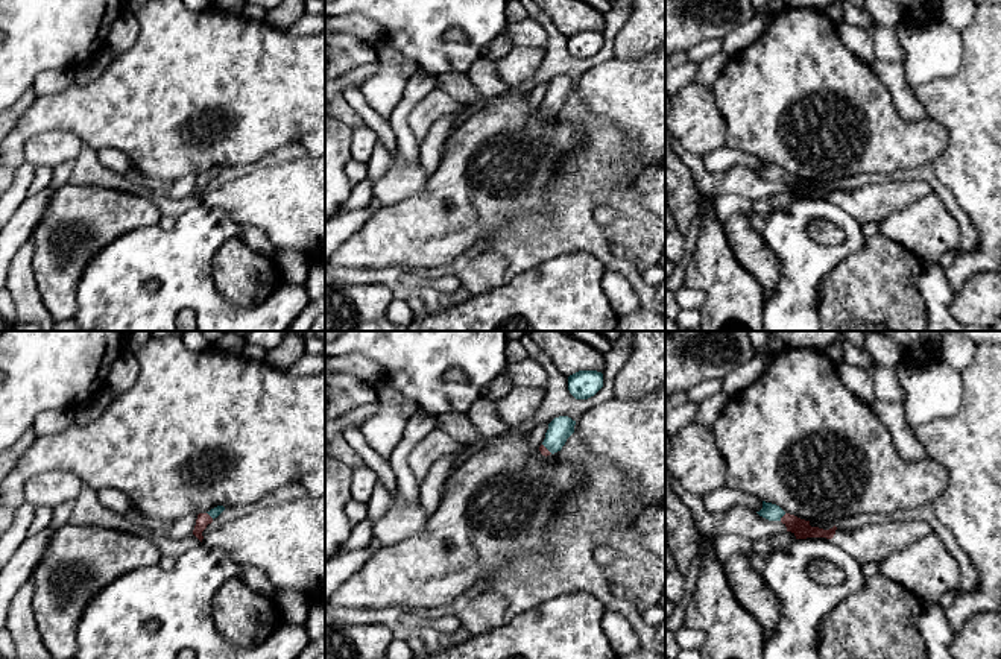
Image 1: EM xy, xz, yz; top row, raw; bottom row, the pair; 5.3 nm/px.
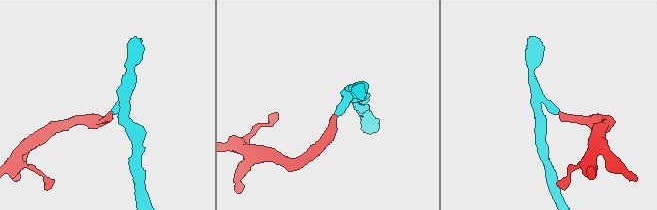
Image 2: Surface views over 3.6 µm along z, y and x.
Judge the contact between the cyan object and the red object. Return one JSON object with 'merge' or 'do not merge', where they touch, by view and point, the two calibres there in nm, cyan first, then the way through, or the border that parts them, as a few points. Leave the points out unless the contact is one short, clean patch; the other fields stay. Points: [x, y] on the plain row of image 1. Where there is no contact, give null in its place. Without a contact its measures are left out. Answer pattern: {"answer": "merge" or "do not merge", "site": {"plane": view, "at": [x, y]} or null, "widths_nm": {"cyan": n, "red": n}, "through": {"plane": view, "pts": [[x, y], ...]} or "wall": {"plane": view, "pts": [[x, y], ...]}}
{"answer": "merge", "site": {"plane": "yz", "at": [783, 175]}, "widths_nm": {"cyan": 90, "red": 90}, "through": {"plane": "yz", "pts": [[772, 172], [783, 175], [801, 187]]}}

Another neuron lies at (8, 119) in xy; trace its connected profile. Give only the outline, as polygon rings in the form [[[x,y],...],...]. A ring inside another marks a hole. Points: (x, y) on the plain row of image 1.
[[[30,88],[12,106],[0,112],[0,143],[15,128],[18,118],[35,103],[36,94]]]

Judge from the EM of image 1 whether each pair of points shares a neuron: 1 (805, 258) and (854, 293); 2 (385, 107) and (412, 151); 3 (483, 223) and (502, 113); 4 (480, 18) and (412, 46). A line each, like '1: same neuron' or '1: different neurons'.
1: different neurons
2: different neurons
3: same neuron
4: same neuron

